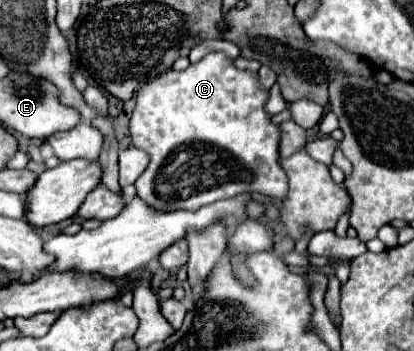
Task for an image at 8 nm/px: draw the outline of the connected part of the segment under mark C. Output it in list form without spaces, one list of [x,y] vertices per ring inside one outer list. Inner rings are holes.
[[[209,53],[185,71],[171,69],[145,83],[137,91],[137,105],[129,123],[133,145],[149,153],[149,165],[135,181],[137,197],[157,211],[195,211],[207,203],[249,191],[283,199],[287,195],[287,175],[279,167],[279,127],[263,111],[267,95],[259,87],[257,73],[235,69],[233,61],[223,53]]]

